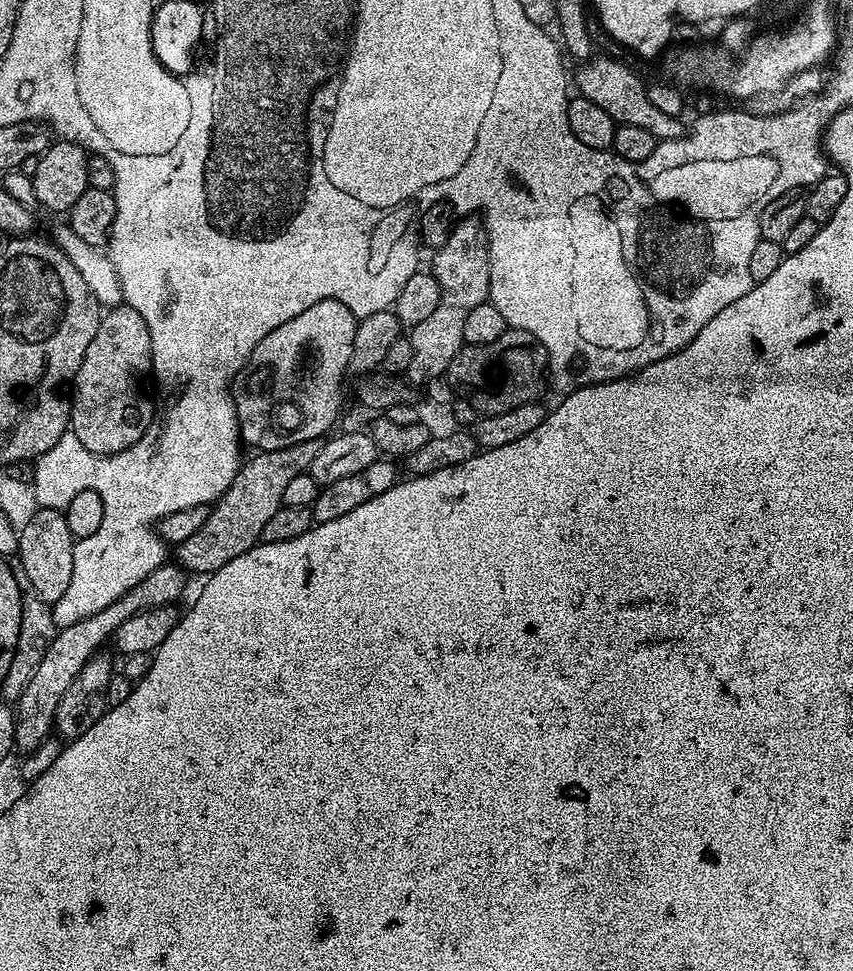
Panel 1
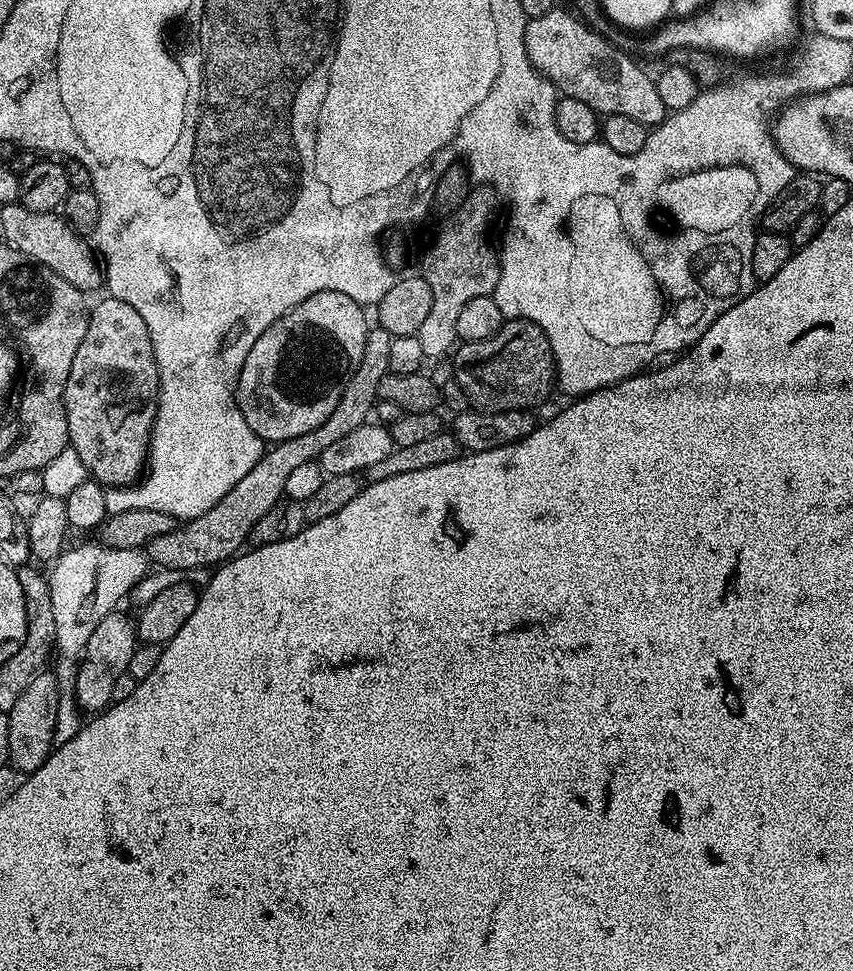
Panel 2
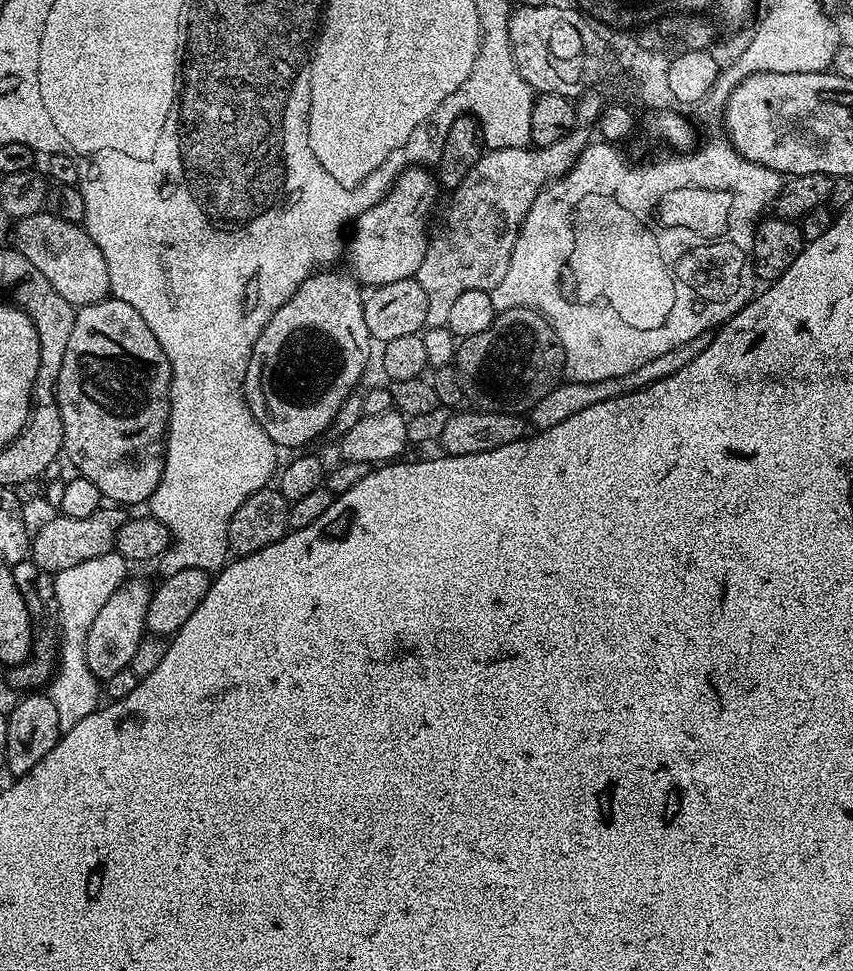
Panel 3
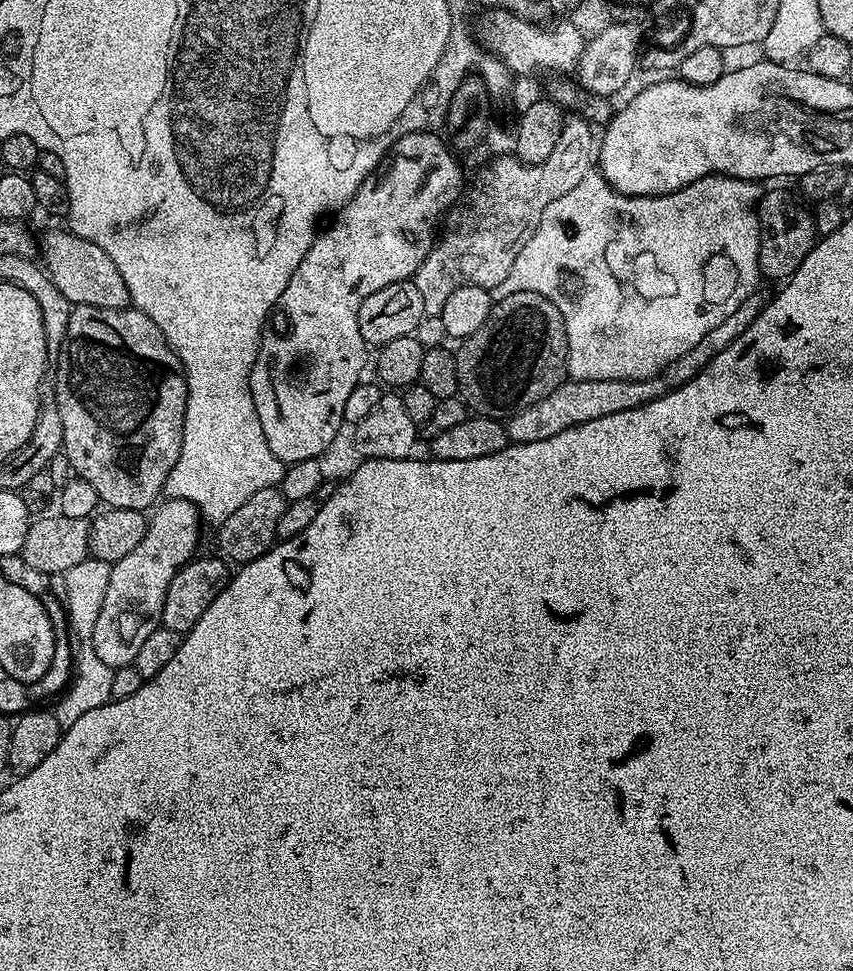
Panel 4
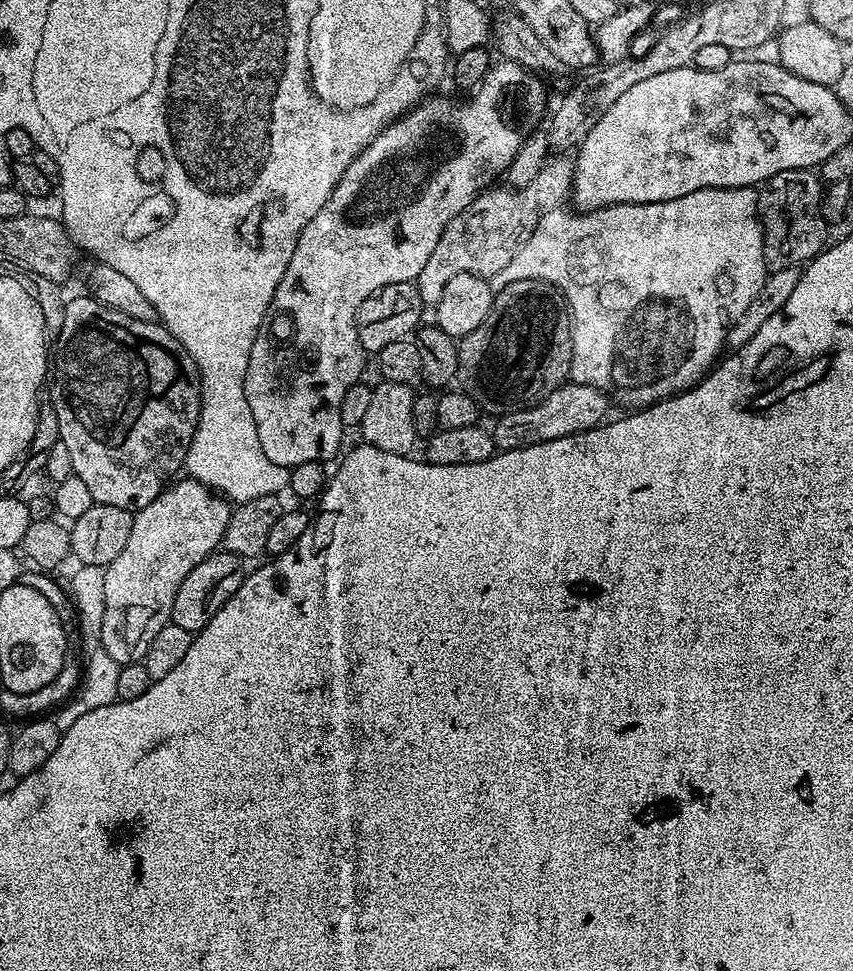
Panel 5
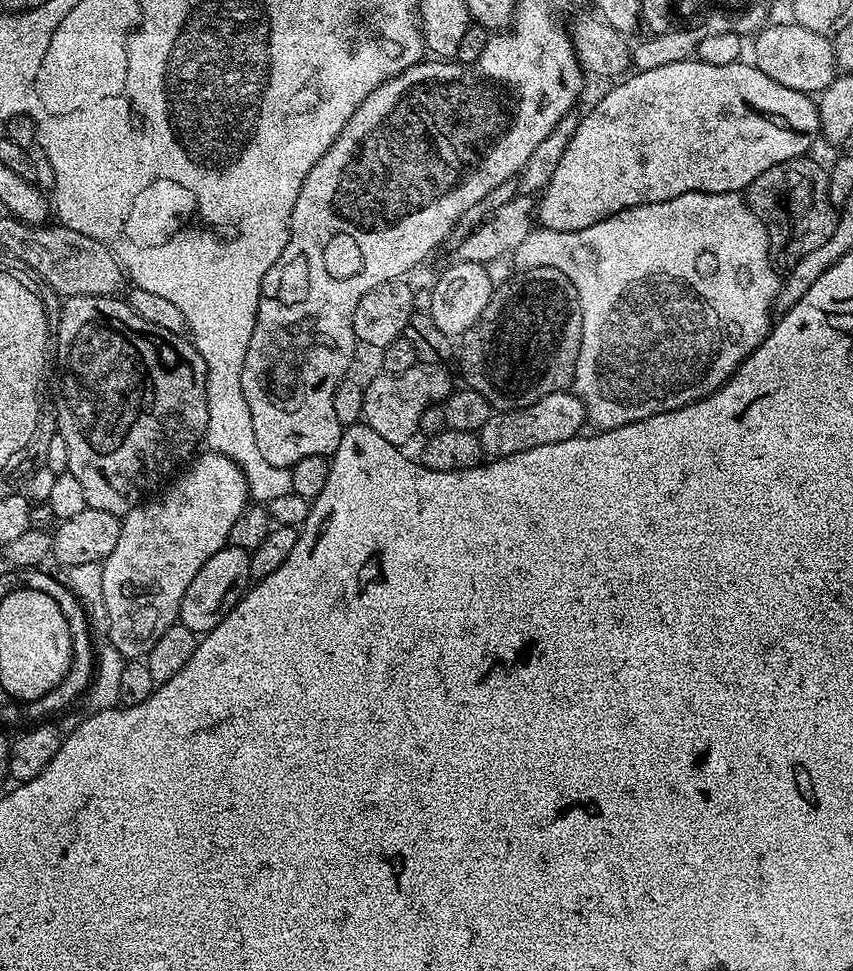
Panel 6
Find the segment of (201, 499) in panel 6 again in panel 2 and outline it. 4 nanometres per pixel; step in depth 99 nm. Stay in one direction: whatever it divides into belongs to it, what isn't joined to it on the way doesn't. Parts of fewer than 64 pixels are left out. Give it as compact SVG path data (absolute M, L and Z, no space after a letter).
M111 612L106 618L102 618L102 622L98 622L98 626L94 626L94 634L90 634L90 642L86 642L76 665L76 681L72 691L77 705L85 713L99 714L113 703L114 685L118 678L127 673L130 658L138 646L135 623L131 619L128 621L122 612Z

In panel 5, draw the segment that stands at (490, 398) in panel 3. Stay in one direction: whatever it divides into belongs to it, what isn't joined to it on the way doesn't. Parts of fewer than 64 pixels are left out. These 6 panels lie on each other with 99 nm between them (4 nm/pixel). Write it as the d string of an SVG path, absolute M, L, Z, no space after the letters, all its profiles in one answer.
M515 280L495 293L490 314L482 318L482 326L478 326L478 330L470 330L470 334L463 336L458 344L455 383L459 391L474 398L481 413L493 412L496 418L534 407L551 392L561 388L571 375L572 321L565 305L558 299L556 289L543 280Z

